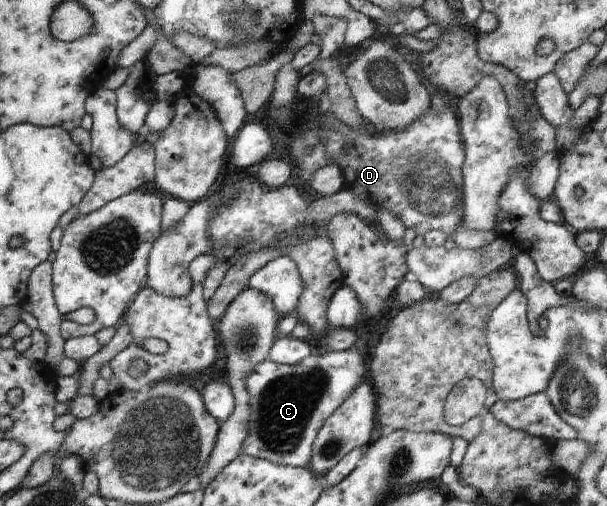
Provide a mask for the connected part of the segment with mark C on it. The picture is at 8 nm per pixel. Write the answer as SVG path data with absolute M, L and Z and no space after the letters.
M351 347L339 352L315 351L296 365L278 365L270 360L255 365L246 380L246 387L251 397L251 414L248 420L248 435L242 444L241 453L281 466L306 468L320 428L355 388L366 381L364 375L366 367L362 354Z

